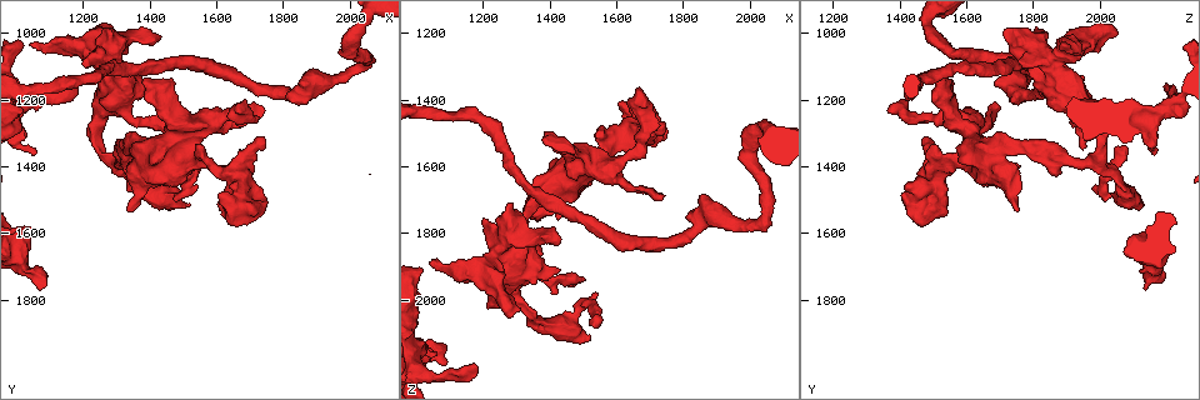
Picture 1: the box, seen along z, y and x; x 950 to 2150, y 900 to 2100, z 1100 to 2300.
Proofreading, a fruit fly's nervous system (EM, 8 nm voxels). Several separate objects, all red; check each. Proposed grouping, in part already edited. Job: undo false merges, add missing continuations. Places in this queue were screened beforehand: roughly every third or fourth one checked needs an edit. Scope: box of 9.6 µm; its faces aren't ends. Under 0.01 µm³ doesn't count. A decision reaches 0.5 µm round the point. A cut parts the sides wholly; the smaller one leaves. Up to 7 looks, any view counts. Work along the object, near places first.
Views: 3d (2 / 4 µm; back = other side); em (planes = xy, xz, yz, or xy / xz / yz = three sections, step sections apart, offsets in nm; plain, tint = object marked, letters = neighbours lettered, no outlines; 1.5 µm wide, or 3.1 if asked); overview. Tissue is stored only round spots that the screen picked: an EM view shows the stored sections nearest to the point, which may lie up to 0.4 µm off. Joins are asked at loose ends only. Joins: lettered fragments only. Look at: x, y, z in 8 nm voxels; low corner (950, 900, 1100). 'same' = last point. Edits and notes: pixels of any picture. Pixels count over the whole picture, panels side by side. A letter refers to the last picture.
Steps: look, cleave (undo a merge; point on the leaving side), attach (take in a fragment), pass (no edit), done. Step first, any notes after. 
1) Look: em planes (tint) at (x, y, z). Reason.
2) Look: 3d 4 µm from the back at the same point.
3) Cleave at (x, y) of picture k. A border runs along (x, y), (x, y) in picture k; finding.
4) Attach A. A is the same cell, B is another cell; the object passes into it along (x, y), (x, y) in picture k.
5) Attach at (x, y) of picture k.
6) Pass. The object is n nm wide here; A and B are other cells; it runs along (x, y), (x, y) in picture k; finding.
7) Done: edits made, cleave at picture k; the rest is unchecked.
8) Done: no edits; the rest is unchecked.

Look: em xz step 8 (tint) at (1340, 1530, 1750). Free end.

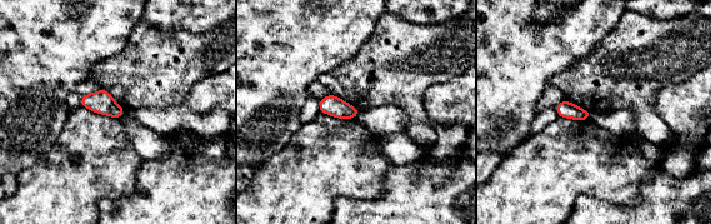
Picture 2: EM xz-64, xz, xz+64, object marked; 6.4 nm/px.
Look: em planes (tint) at the same point.

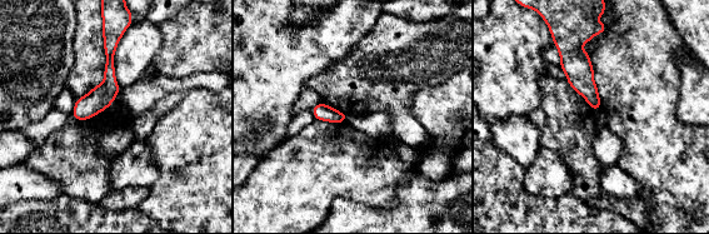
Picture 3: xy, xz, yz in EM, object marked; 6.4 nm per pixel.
Look: em planes (letters) at the same point. What lies round it.

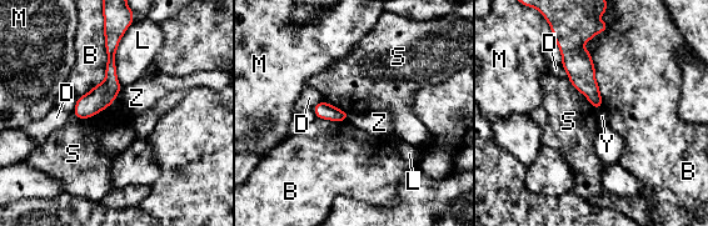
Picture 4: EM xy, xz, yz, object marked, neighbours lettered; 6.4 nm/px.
Pass. B, D, L, M, S, Y and Z are other cells; a border runs along (114, 100), (91, 116), (79, 119) in picture 4; no lettered fragment goes on from it.

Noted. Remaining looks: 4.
Look: em planes (letters) at (1420, 1020, 1840). Branch stops here.

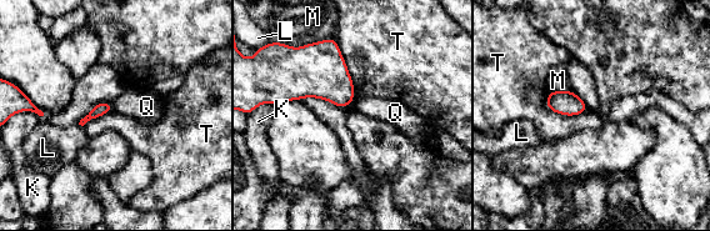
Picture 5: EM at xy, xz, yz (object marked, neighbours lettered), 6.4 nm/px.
Pass. K, L, M, Q and T are other cells; a border runs along (333, 38), (353, 84), (348, 106) in picture 5; none of them fits.

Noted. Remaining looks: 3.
Look: 3d 2 µm at (1050, 1030, 1890). Branch stops here.

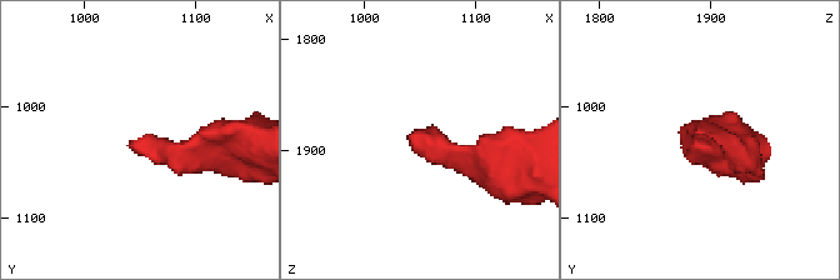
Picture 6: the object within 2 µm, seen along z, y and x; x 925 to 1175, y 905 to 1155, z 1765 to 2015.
Look: em planes (letters) at (1042, 1028, 1890). Now the EM.

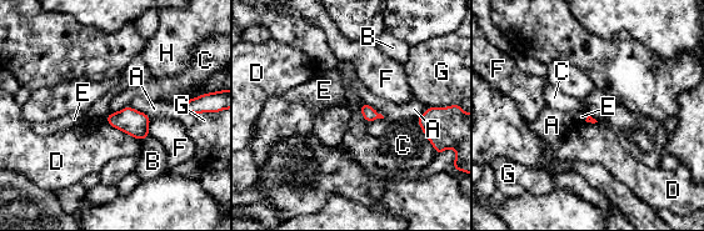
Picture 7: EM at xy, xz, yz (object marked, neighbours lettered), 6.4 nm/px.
Pass. A, B, C, D, E, F, G and H are other cells; a border runs along (415, 119), (430, 142) in picture 7; no lettered fragment goes on from it.

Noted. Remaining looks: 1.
Done: no edits; the rest is unchecked.

